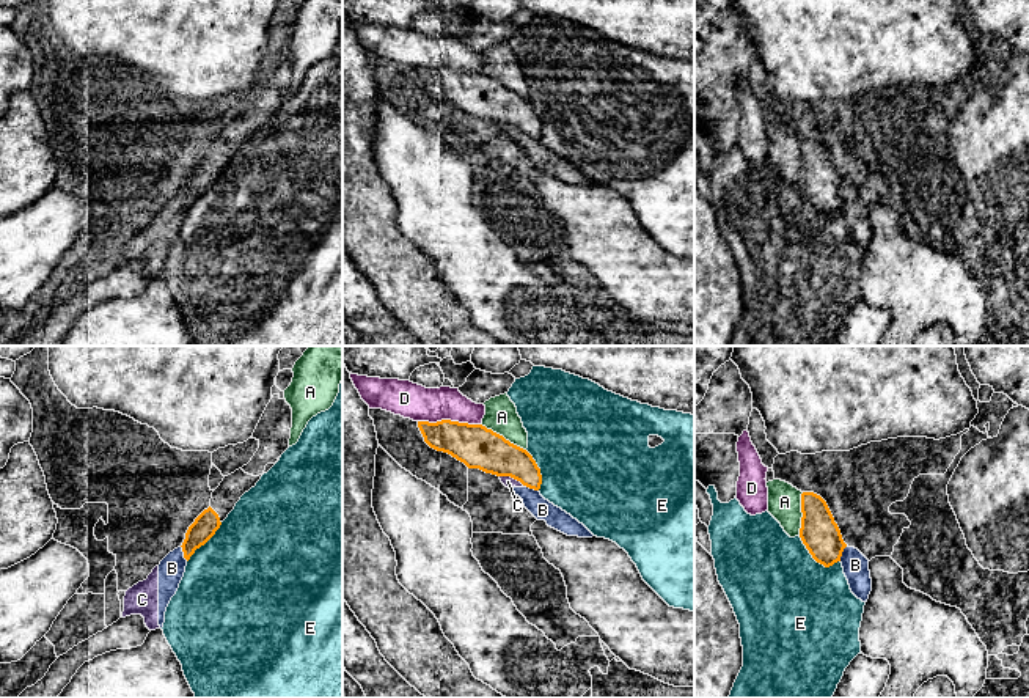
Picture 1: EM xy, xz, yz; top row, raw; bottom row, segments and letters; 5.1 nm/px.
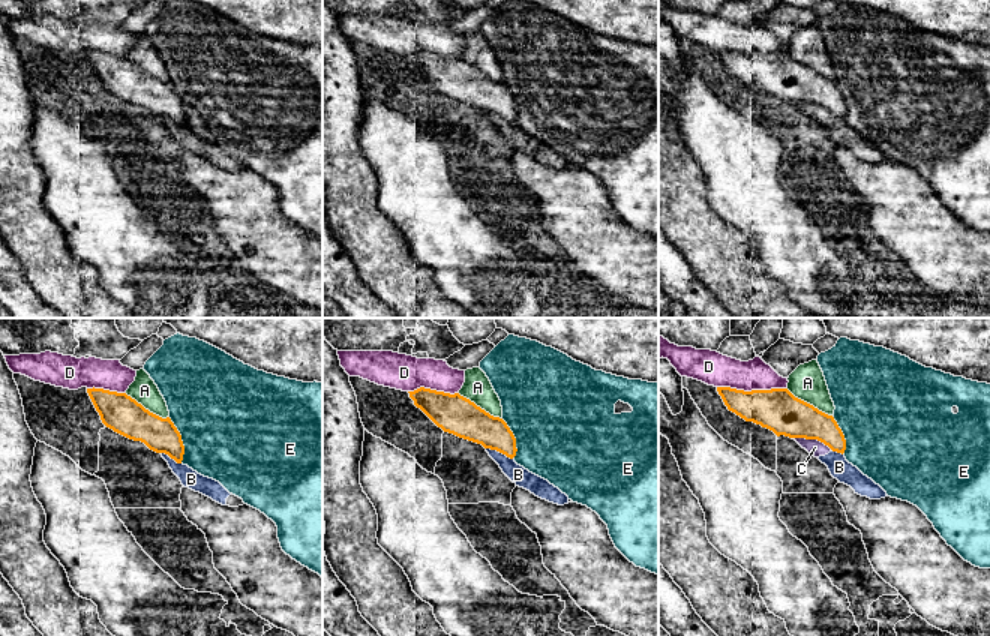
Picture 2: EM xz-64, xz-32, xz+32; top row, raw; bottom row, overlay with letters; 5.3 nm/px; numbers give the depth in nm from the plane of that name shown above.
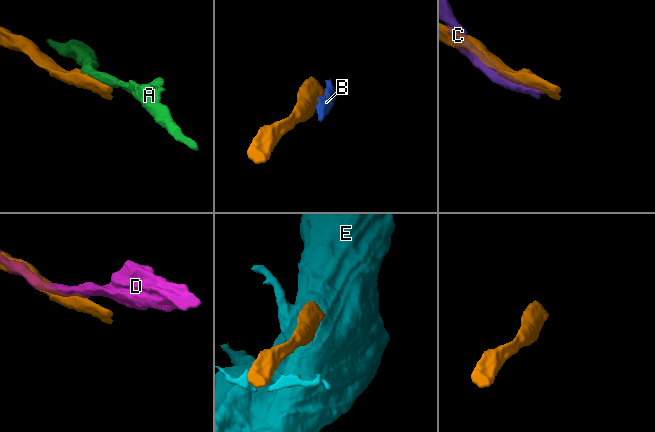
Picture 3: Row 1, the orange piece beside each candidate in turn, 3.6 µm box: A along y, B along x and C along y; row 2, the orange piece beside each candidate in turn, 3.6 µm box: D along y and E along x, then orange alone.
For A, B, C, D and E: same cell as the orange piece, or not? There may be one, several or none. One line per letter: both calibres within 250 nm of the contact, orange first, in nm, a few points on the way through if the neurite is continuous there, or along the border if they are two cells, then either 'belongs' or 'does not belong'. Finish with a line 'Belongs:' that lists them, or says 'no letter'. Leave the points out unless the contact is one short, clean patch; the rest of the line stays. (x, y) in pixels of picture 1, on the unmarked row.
A: 220 nm thick on the orange side, 170 nm on the other; does not belong
B: 200 nm thick on the orange side, 130 nm on the other; border along yz (847, 194), (839, 208); does not belong
C: 220 nm thick on the orange side, 60 nm on the other; does not belong
D: 220 nm thick on the orange side, 180 nm on the other; does not belong
E: 200 nm thick on the orange side, 500 nm on the other; does not belong
Belongs: no letter

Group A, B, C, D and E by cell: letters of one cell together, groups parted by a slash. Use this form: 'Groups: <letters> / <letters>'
Groups: A / B C / D / E

